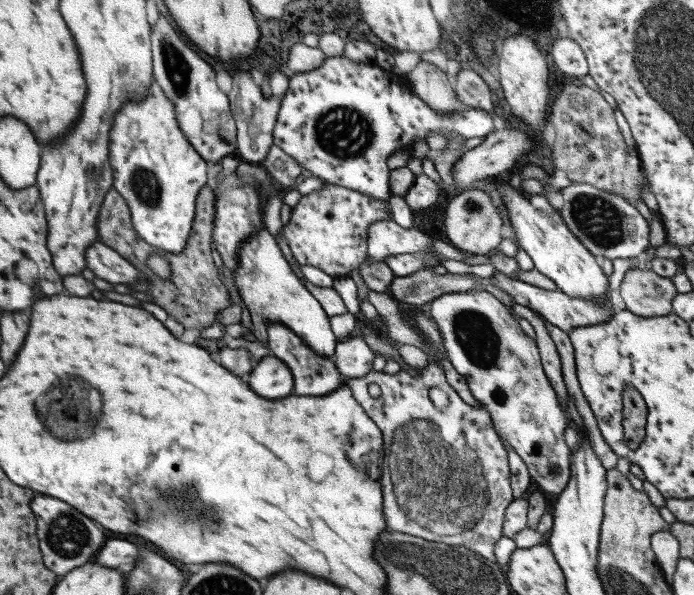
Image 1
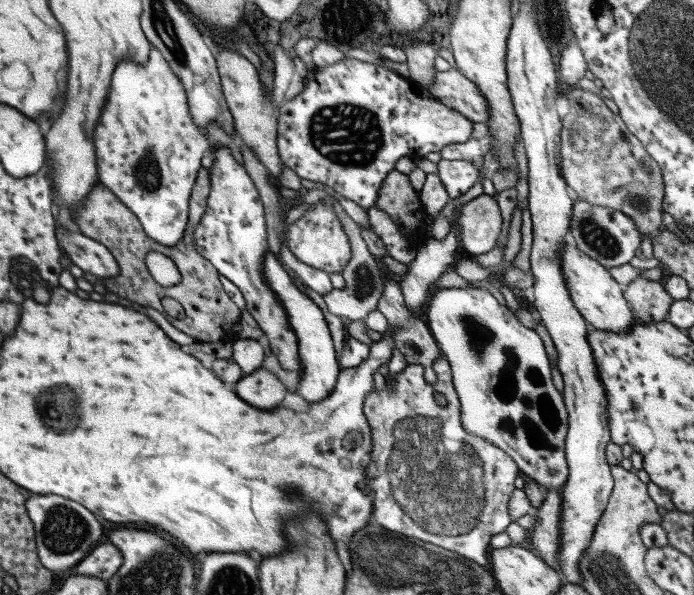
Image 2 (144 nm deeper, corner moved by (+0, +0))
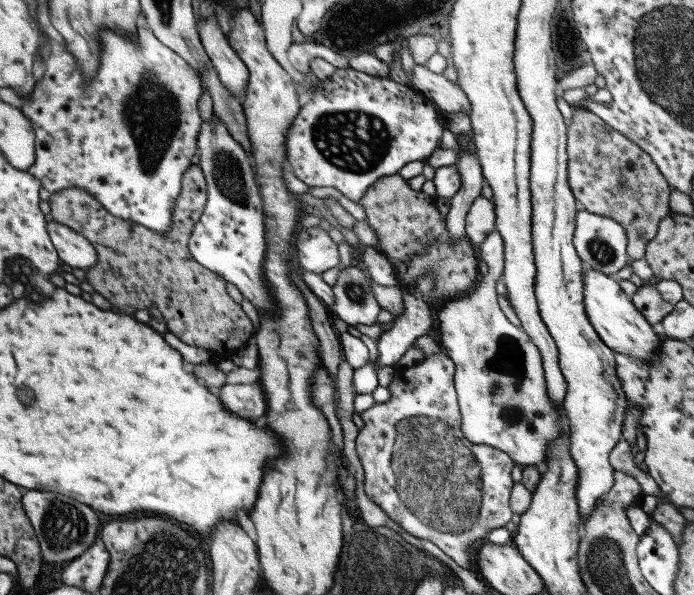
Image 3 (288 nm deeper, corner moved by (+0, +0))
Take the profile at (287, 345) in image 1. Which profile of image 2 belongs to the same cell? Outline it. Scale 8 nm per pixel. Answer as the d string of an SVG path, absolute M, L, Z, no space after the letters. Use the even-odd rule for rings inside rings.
M217 146L217 148L211 148L211 152L213 152L213 164L209 170L211 188L209 188L209 198L207 198L207 210L203 218L199 220L199 226L195 226L193 244L199 250L199 254L205 256L221 276L225 276L237 286L237 290L241 292L245 300L245 310L251 314L251 318L259 324L259 328L267 336L271 354L277 356L283 370L295 372L297 378L301 380L303 368L299 362L297 336L287 322L283 306L277 302L273 292L265 286L263 274L261 274L263 270L261 260L269 248L263 202L251 178L231 158L227 148Z

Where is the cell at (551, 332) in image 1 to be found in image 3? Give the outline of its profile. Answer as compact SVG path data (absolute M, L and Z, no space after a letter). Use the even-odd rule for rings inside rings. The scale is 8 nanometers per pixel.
M621 438L613 450L609 452L609 464L615 468L615 470L621 470L625 474L631 474L637 478L637 482L641 484L641 490L645 496L655 496L659 504L667 504L667 496L661 492L661 488L657 486L657 482L647 474L647 472L641 472L635 464L633 464L633 456L631 456L631 448L627 446L627 442Z

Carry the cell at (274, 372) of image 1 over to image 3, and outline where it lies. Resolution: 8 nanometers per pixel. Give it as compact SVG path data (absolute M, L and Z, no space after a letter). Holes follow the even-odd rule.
M259 380L253 384L225 384L219 388L217 396L223 402L223 406L239 414L239 418L257 420L263 414L267 414L269 402Z

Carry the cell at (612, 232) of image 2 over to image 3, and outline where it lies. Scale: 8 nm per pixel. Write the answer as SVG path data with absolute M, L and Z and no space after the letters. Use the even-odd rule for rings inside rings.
M585 210L577 212L577 220L575 220L575 234L573 234L573 246L577 250L577 256L581 258L581 266L583 268L595 268L601 270L607 276L617 274L617 270L621 270L623 266L627 266L629 256L627 256L627 232L611 218L599 216L599 214L591 214Z

